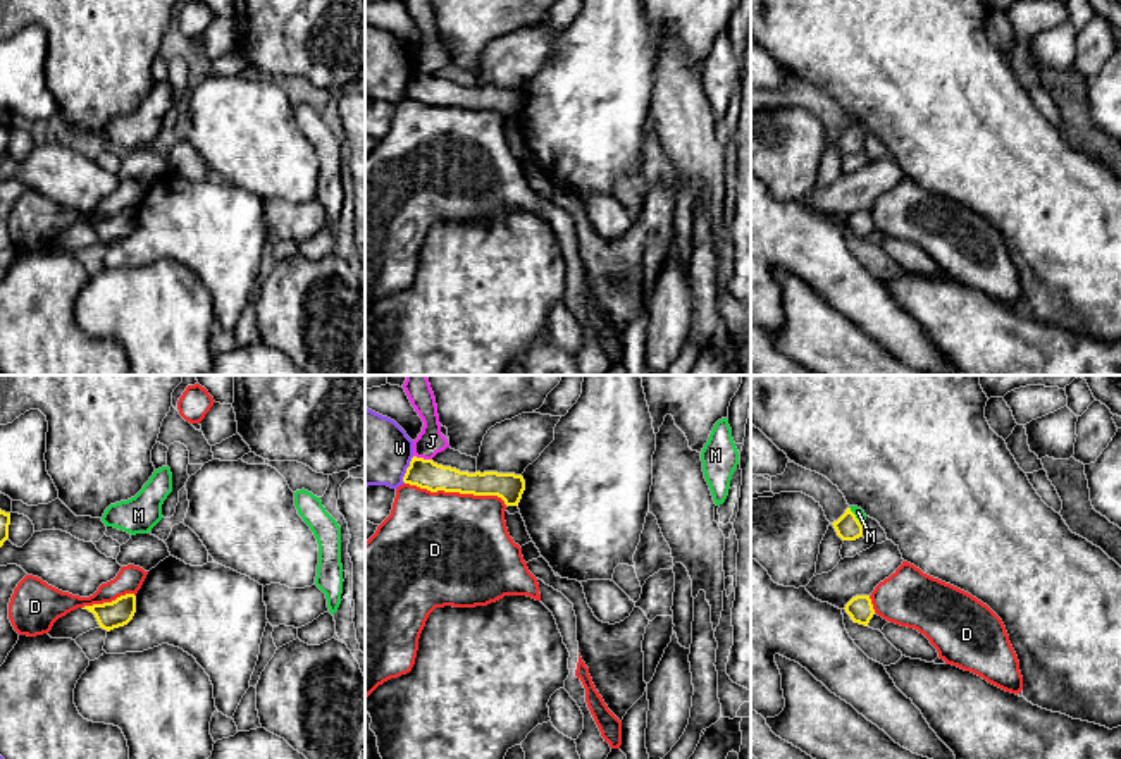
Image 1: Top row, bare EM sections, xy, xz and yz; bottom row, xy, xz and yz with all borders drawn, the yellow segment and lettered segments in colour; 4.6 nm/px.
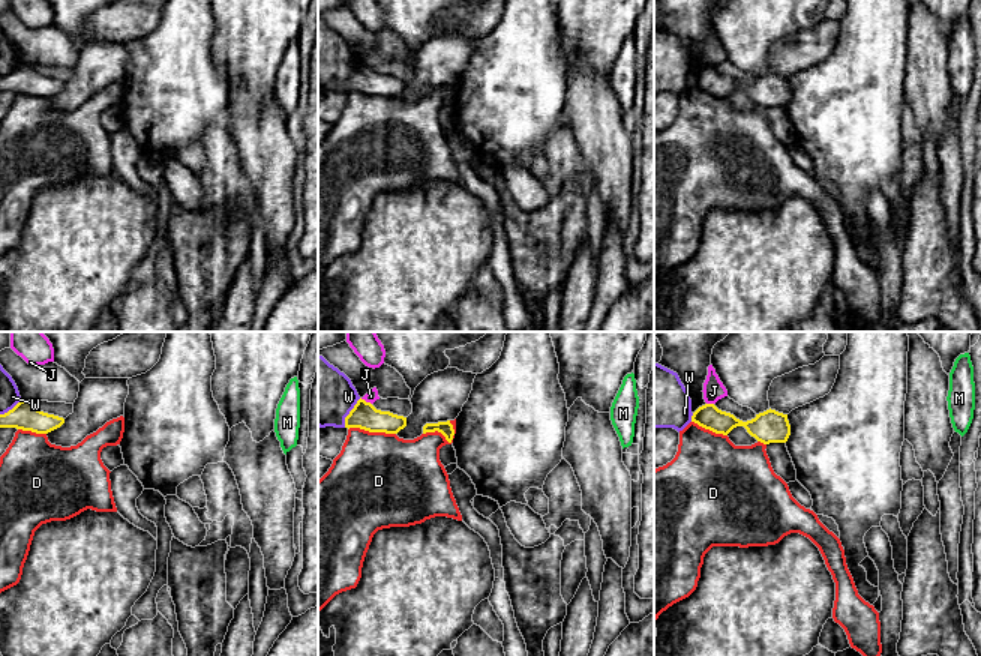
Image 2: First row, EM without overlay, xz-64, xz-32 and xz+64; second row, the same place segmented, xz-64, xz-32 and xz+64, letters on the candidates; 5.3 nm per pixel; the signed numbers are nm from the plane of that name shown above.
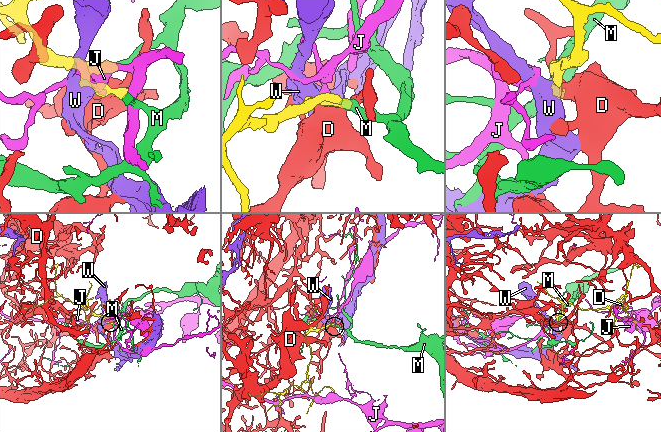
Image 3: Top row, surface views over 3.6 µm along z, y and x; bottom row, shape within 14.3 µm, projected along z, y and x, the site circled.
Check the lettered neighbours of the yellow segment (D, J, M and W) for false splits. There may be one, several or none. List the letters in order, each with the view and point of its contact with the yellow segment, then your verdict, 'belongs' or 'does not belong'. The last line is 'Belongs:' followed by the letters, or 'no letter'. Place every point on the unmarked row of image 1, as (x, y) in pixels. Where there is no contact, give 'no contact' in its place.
D: xz (457, 105) | does not belong
J: xz (422, 73) | does not belong
M: yz (854, 131) | belongs
W: xz (407, 85) | does not belong
Belongs: M

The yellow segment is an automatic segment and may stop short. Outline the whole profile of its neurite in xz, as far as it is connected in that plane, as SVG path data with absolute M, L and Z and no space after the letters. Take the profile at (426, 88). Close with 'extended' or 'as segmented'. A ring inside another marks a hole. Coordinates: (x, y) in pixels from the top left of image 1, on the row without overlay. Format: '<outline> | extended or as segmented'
M417 71L412 72L403 96L430 107L444 105L474 110L498 110L506 120L518 120L525 105L522 89L498 86L468 88Z | as segmented

